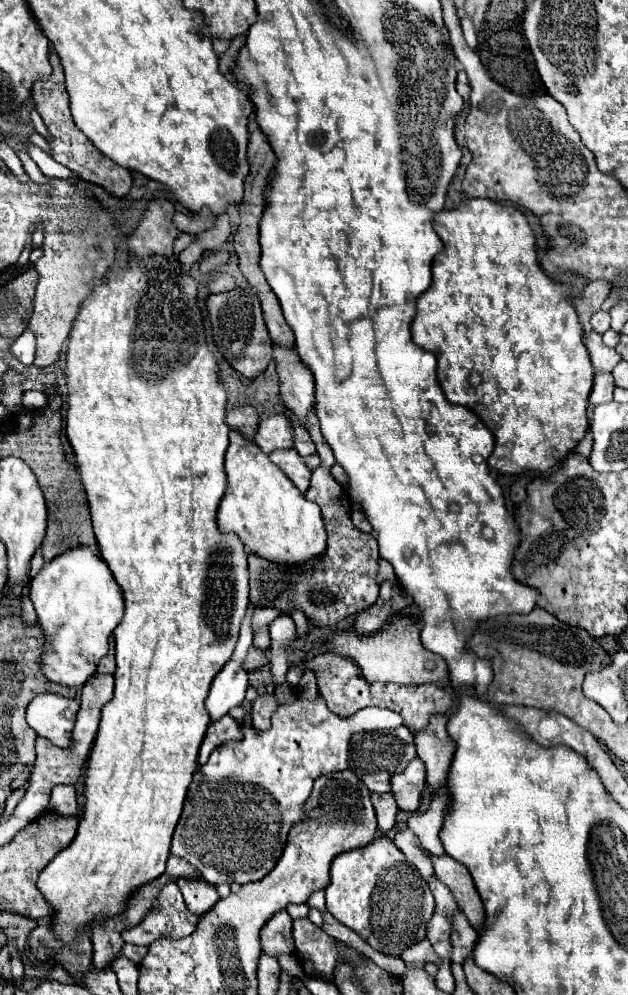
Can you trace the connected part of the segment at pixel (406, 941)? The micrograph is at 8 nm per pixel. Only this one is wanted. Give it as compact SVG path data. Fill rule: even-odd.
M385 836L333 860L331 882L325 888L325 898L327 910L341 924L357 932L369 946L387 956L401 956L405 948L423 940L427 934L427 922L435 910L427 882L421 876L417 878L417 872L407 864L403 852L399 852L399 848Z

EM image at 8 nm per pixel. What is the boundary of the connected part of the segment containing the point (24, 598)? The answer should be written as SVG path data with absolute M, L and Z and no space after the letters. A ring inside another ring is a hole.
M25 586L21 595L21 618L23 618L23 622L37 622L35 609L28 594L29 586Z

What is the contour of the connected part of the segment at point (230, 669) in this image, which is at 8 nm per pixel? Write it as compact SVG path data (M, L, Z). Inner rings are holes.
M249 604L245 620L241 624L241 634L239 642L235 646L233 658L223 666L223 670L215 676L211 684L211 692L205 700L205 708L211 716L211 720L223 718L233 706L239 706L245 700L245 690L247 690L247 670L241 668L243 658L247 650L253 644L253 630L251 630L251 616L253 616L253 604Z

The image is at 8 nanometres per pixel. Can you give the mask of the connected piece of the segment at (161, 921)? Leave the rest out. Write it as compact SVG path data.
M175 882L163 886L159 894L159 906L147 912L147 916L131 930L123 932L123 940L137 946L149 946L159 938L185 938L193 934L201 916L187 910L181 890Z

